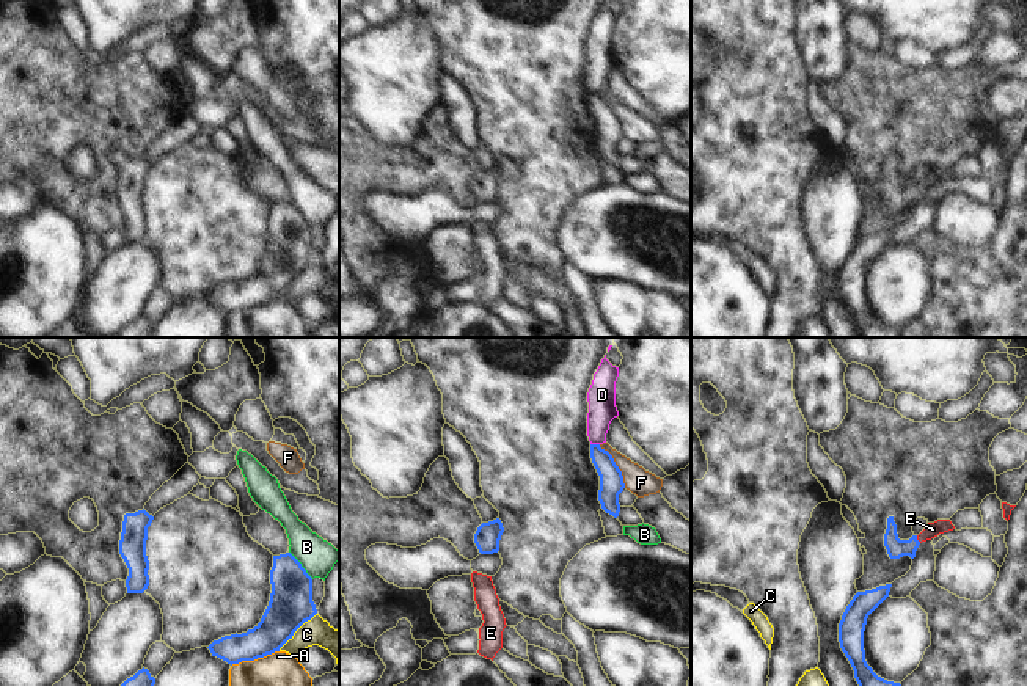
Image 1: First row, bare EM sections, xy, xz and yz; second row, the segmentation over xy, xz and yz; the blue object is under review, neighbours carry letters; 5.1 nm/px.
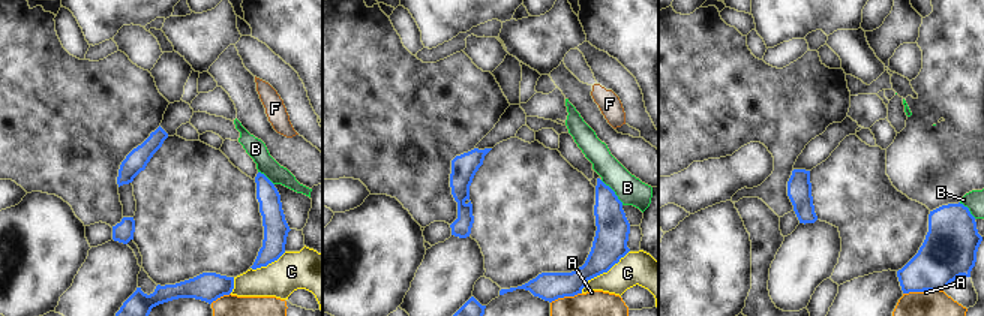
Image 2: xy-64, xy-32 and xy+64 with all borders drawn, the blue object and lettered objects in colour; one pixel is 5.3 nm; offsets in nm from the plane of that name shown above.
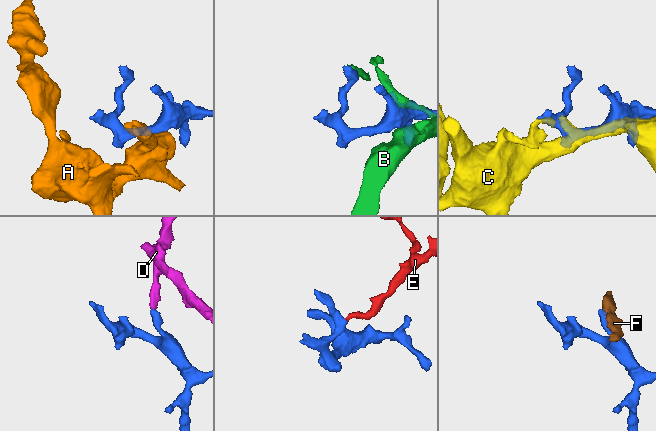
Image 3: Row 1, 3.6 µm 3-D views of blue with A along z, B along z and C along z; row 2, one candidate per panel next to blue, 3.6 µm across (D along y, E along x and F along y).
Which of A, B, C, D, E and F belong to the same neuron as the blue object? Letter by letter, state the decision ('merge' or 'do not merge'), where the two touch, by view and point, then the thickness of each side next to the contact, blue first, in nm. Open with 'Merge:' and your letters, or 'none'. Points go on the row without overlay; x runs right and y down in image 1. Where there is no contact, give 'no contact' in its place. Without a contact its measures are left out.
Merge: E
A: do not merge | xy (255, 306) | 190/340 nm
B: do not merge | xy (300, 214) | 220/180 nm
C: do not merge | xy (296, 278) | 220/140 nm
D: do not merge | xz (595, 93) | 130/140 nm
E: merge | yz (916, 187) | 100/80 nm
F: do not merge | xz (616, 113) | 130/140 nm

